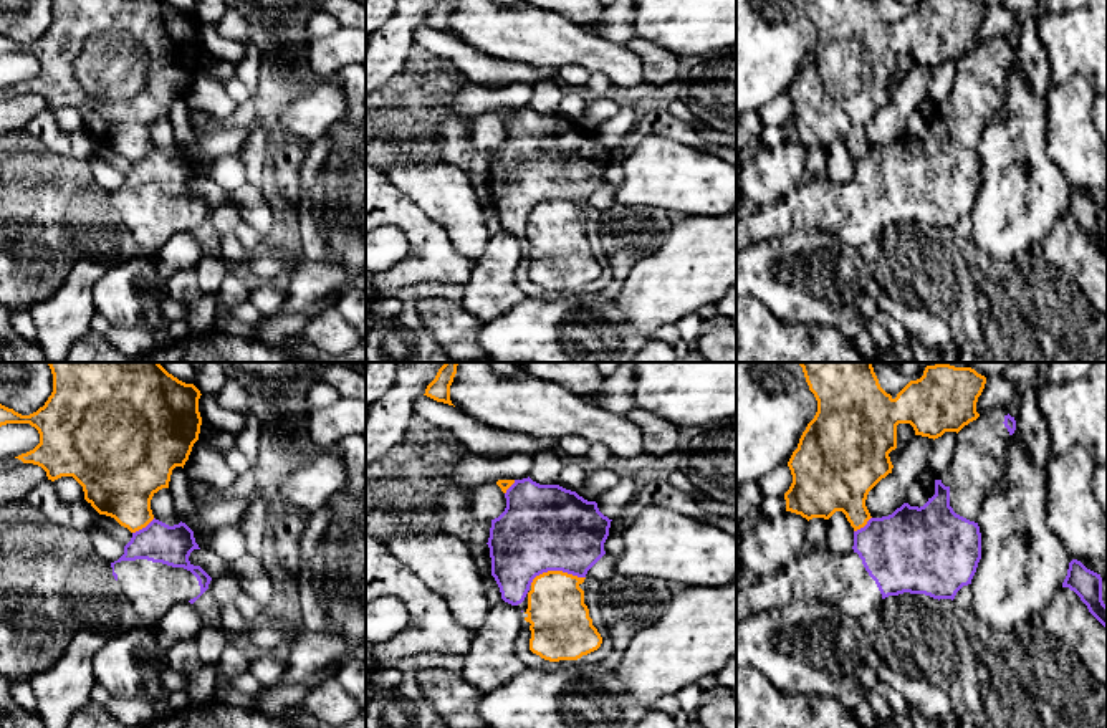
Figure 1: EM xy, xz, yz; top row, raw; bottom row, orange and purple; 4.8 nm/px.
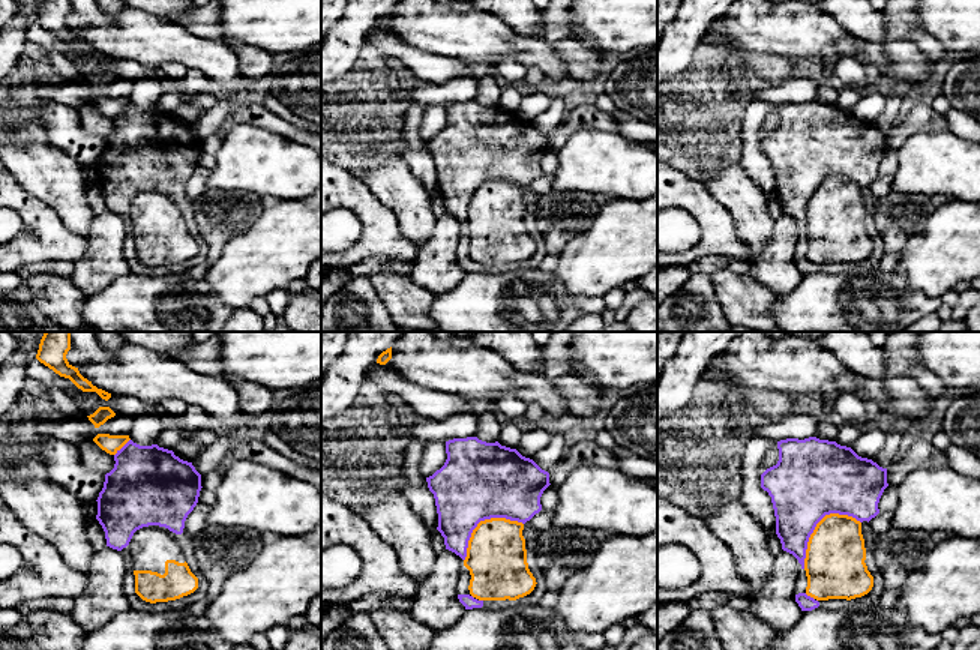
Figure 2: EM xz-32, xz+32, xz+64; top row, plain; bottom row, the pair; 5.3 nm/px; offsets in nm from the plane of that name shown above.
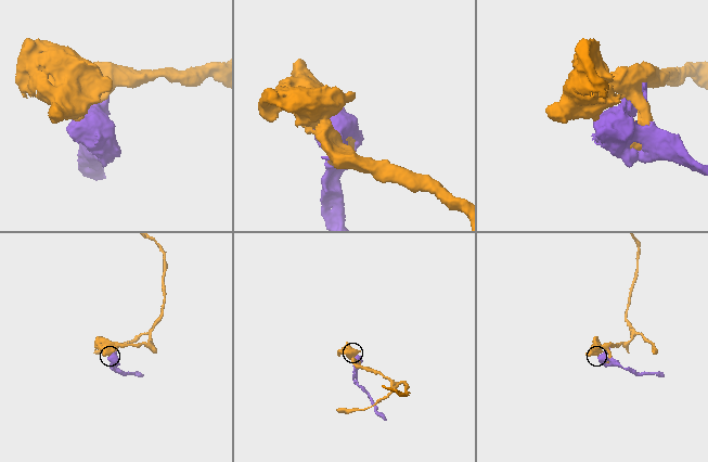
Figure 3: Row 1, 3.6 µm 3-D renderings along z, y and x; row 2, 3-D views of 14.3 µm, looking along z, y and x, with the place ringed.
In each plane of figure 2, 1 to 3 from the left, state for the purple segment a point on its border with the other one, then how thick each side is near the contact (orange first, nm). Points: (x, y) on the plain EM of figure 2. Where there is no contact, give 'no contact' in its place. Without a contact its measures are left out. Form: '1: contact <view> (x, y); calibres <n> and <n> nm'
1: contact xz-32 (122, 110); calibres 100 and 420 nm
2: contact xz+32 (482, 185); calibres 320 and 420 nm
3: contact xz+64 (817, 188); calibres 320 and 420 nm

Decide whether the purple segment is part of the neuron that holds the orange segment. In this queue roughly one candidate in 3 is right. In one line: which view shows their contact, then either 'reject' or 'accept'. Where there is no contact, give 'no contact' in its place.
contact in xz; reject

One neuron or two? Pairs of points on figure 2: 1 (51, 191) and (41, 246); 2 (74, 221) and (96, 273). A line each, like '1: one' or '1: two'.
1: two
2: two

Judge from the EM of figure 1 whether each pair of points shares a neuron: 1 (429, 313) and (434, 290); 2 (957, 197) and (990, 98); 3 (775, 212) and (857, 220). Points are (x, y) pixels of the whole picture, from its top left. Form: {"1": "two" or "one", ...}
{"1": "two", "2": "one", "3": "one"}

